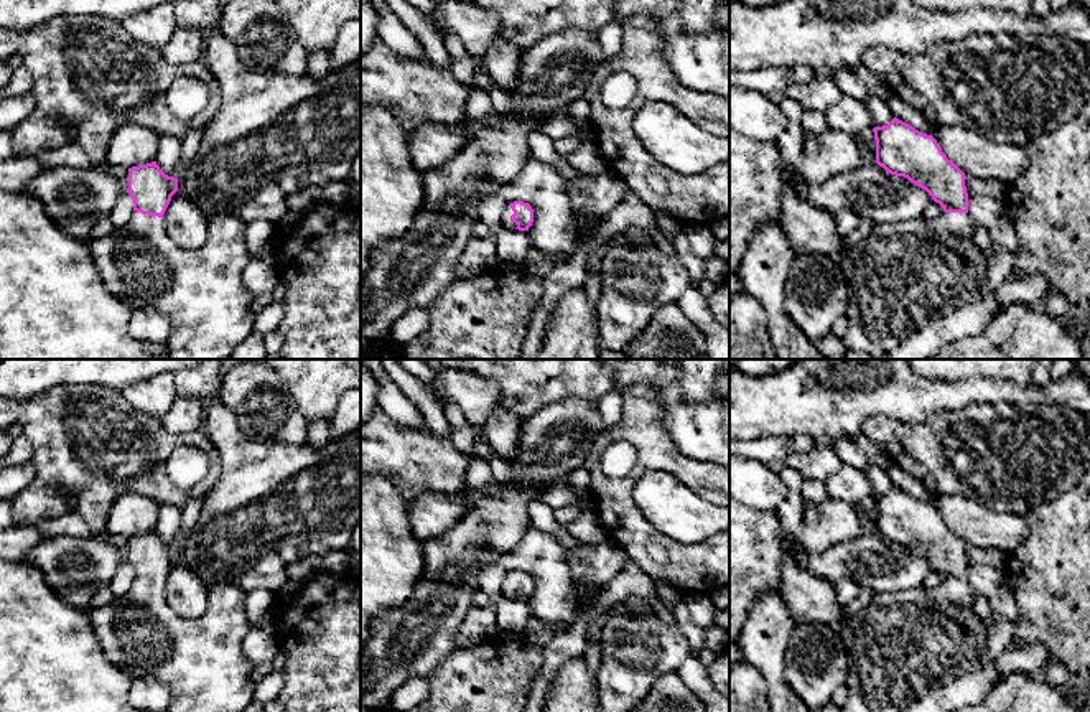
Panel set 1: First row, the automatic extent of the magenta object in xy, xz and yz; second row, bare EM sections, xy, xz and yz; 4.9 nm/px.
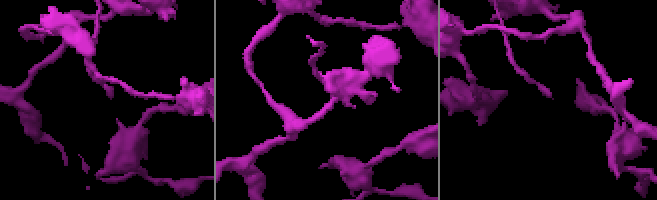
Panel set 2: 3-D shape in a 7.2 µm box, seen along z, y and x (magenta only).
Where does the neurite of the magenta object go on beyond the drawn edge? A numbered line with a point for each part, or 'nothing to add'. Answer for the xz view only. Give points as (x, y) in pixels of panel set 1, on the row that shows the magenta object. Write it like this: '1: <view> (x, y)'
1: xz (506, 221)

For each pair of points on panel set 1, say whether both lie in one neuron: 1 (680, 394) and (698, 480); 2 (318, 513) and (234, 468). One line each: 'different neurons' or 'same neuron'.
1: different neurons
2: same neuron

